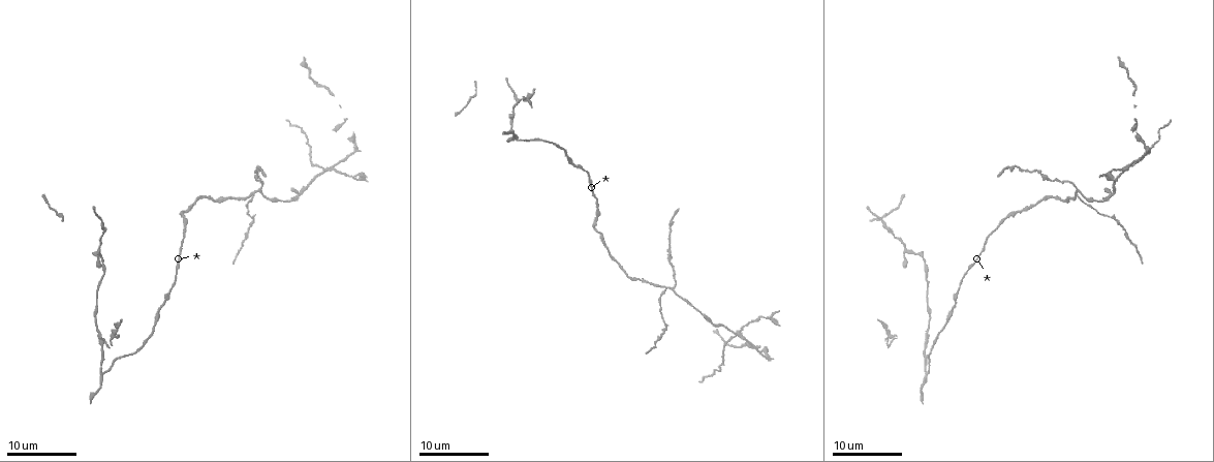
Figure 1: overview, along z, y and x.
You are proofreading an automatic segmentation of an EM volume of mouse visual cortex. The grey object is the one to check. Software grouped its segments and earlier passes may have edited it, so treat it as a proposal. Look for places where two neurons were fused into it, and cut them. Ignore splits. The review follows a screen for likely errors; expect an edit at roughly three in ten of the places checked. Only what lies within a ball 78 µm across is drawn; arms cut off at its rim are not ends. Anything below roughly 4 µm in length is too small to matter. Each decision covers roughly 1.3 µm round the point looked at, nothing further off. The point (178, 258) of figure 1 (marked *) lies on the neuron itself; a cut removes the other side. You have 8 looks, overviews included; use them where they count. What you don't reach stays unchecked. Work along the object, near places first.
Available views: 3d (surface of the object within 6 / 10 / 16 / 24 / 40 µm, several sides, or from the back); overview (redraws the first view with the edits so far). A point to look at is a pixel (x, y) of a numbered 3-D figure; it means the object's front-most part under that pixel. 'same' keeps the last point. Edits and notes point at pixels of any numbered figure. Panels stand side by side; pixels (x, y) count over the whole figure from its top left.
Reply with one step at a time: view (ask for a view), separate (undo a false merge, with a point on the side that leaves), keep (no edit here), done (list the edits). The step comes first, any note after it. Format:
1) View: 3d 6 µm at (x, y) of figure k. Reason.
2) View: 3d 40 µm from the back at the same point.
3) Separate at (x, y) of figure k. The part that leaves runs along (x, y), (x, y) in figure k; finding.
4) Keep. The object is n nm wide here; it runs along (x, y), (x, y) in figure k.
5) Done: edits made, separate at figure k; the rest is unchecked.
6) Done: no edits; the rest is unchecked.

View: 3d 16 µm at (927, 303) of figure 1.

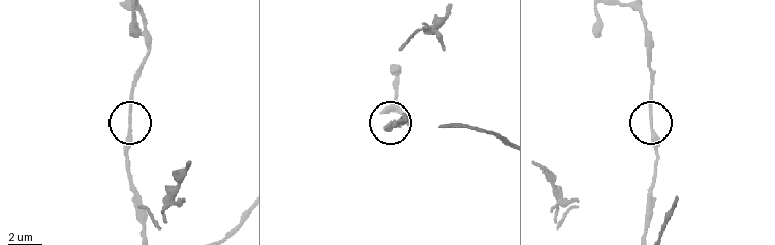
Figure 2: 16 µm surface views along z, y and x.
View: 3d 6 µm at (651, 123) of figure 2.

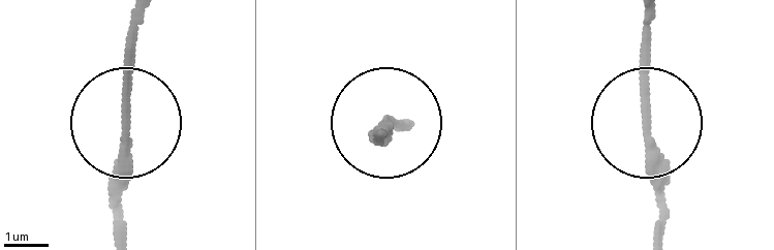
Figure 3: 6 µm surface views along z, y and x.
Keep. It runs along (660, 230), (649, 19) in figure 3; continuous, no second neuron.

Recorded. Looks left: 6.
View: 3d 24 µm at (289, 201) of figure 1. Thick turns thin.

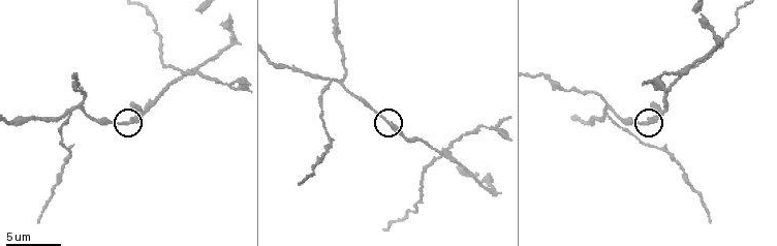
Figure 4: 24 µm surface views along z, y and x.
View: 3d 6 µm at (650, 121) of figure 4.

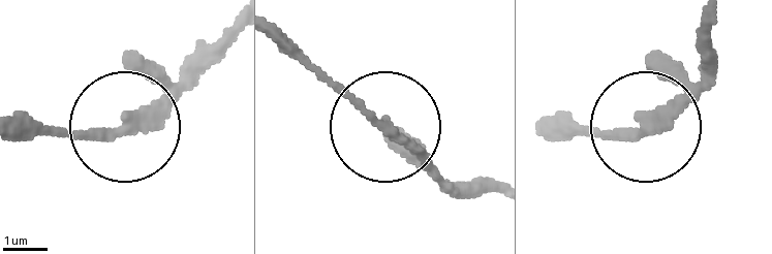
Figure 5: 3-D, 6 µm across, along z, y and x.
Keep. Continuous, no second neuron.

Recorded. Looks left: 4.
View: 3d 16 µm at (71, 113) of figure 4. Thin arm on a thick one.

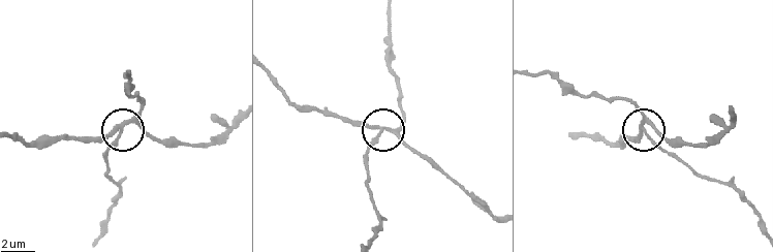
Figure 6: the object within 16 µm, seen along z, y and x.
Separate at (110, 145) of figure 6. The object is 180 nm wide here; the part that leaves runs along (121, 130), (109, 152), (117, 200), (99, 238) in figure 6; a second neuron is stuck on.

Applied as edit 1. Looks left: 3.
View: overview.

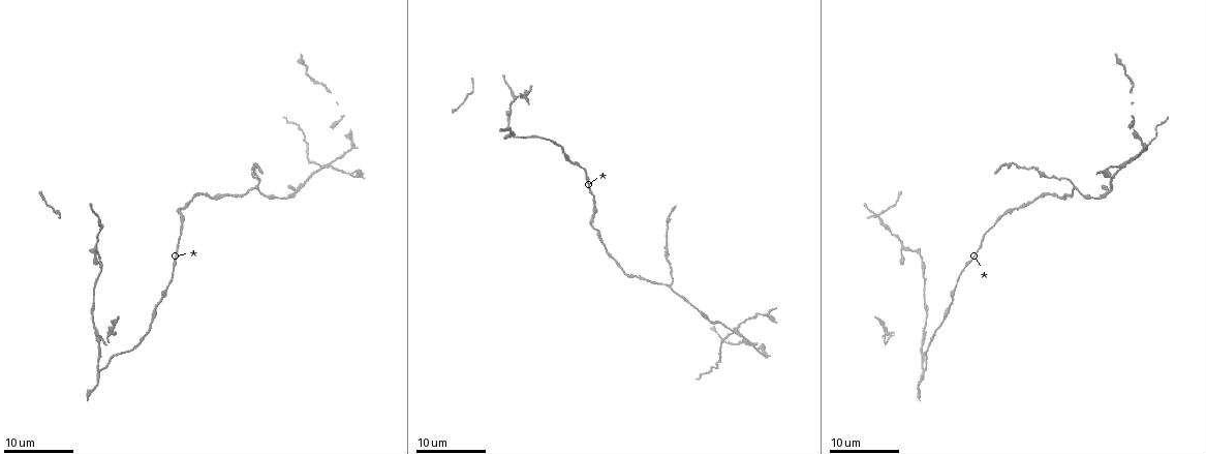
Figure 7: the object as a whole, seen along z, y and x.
View: 3d 16 µm at (323, 166) of figure 7. Four-way junction.

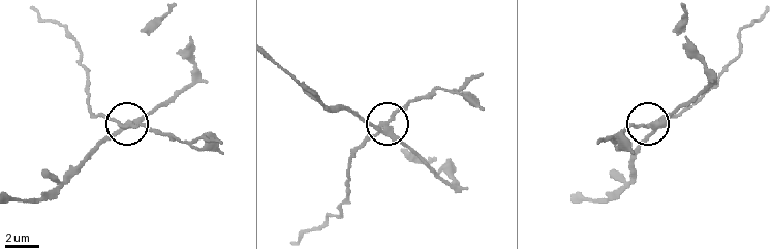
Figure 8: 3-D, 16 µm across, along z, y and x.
View: 3d 10 µm at (128, 125) of figure 8.

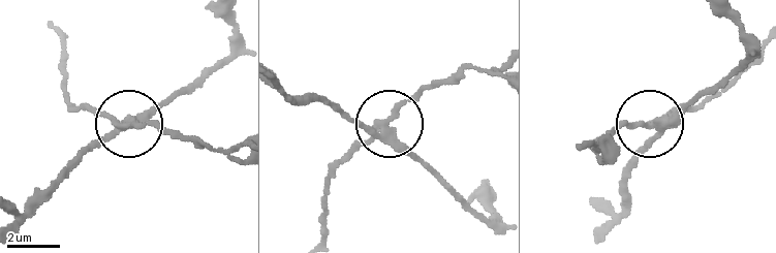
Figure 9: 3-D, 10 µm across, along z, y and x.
Separate at (91, 111) of figure 9. 4 arms meet here; a second neuron is stuck on.

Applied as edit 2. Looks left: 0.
Done: edits made, separate at figure 6, separate at figure 9; the rest is unchecked.

